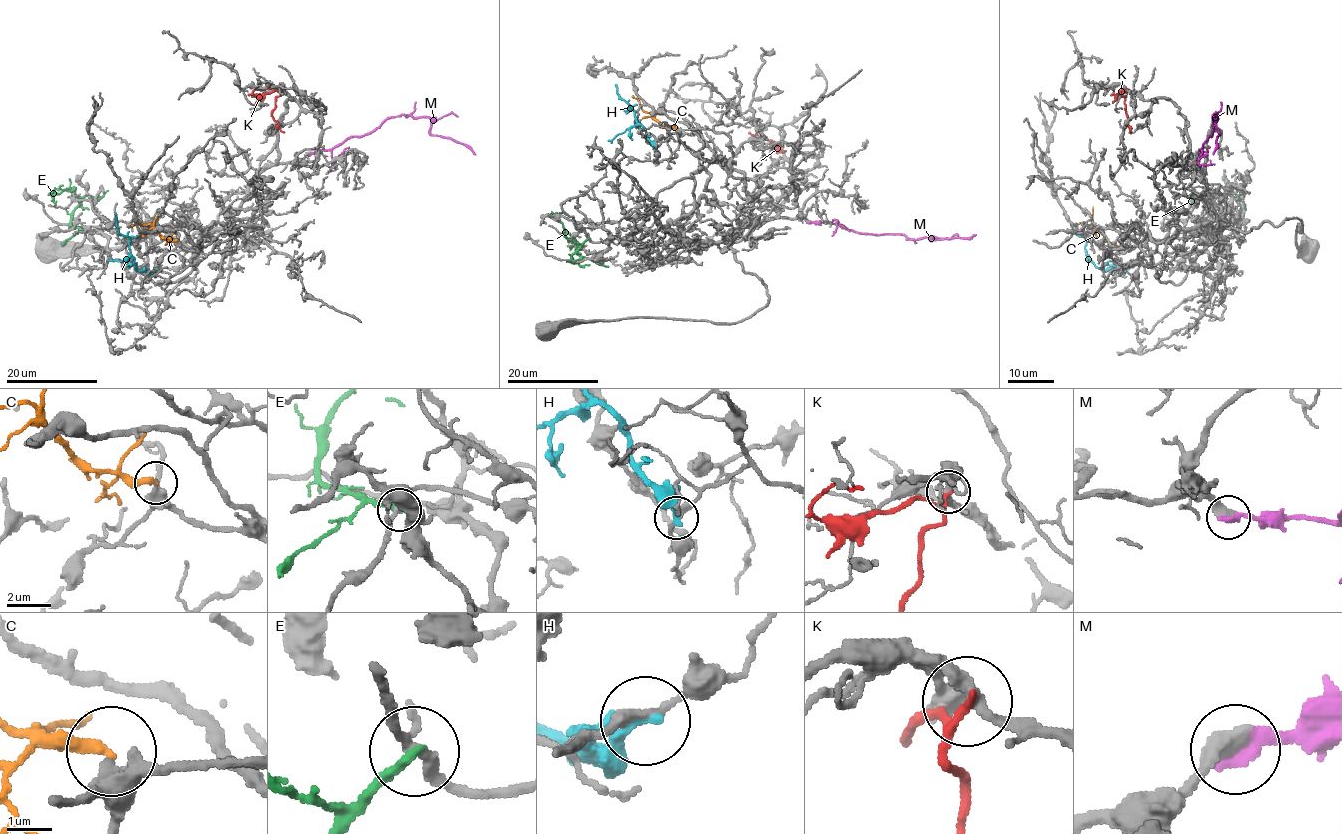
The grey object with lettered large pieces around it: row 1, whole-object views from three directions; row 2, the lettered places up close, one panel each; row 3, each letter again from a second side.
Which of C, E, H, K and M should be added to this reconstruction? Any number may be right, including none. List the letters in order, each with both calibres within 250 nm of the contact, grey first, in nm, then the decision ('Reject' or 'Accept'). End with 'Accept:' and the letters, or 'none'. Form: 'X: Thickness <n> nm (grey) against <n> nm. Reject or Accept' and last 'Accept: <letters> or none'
C: Thickness 380 nm (grey) against 280 nm. Reject
E: Thickness 180 nm (grey) against 220 nm. Reject
H: Thickness 220 nm (grey) against 280 nm. Reject
K: Thickness 300 nm (grey) against 160 nm. Reject
M: Thickness 460 nm (grey) against 340 nm. Accept
Accept: M

